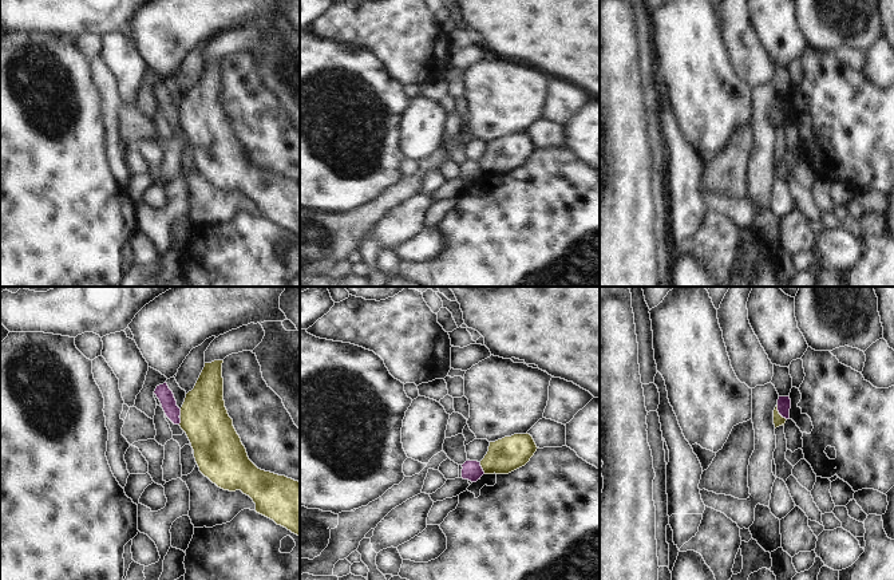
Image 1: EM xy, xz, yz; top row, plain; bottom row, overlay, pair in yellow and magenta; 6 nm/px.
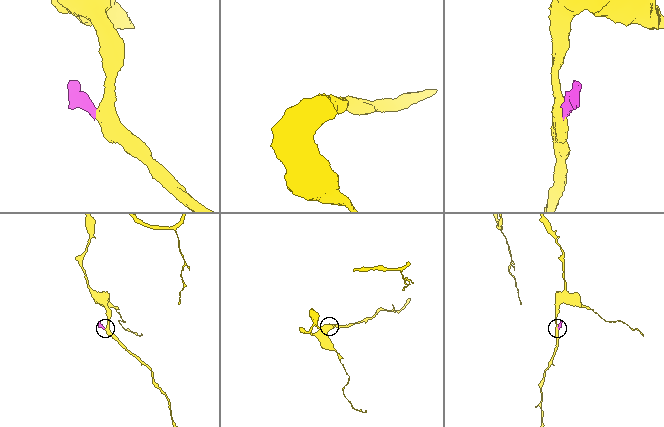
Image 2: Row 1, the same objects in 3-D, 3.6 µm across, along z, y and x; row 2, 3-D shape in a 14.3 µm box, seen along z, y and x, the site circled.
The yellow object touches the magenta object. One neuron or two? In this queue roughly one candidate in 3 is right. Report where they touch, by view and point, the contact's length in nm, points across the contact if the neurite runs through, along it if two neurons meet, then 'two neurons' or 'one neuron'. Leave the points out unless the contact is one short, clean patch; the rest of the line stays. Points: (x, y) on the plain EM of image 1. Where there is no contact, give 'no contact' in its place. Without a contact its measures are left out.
contact yz (778, 113); length 110 nm; border yz (776, 105), (776, 110), (786, 119); two neurons

